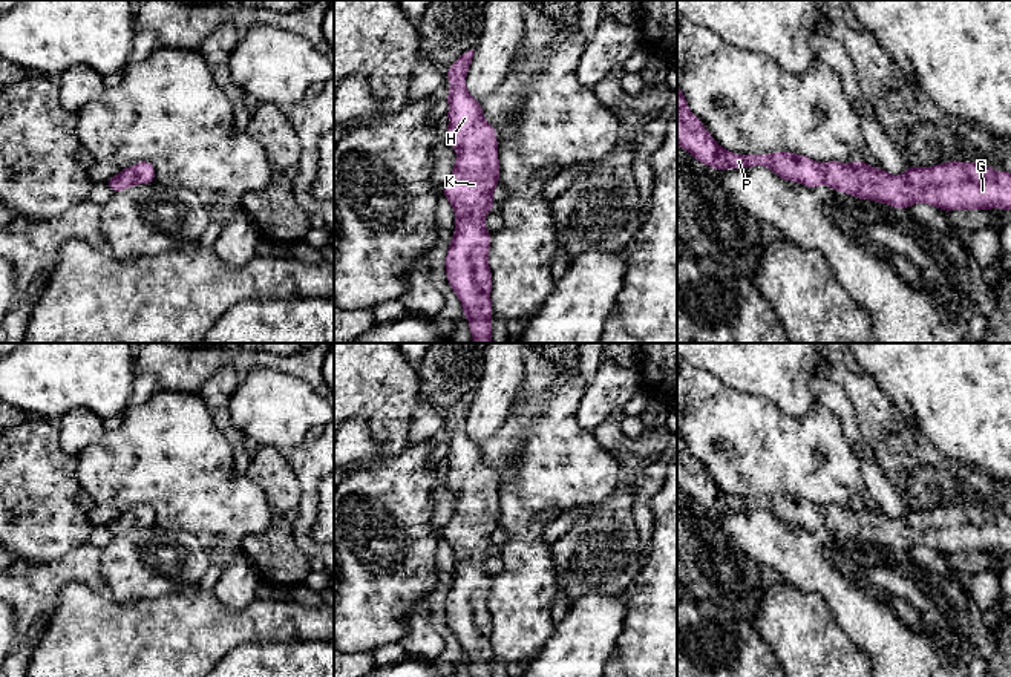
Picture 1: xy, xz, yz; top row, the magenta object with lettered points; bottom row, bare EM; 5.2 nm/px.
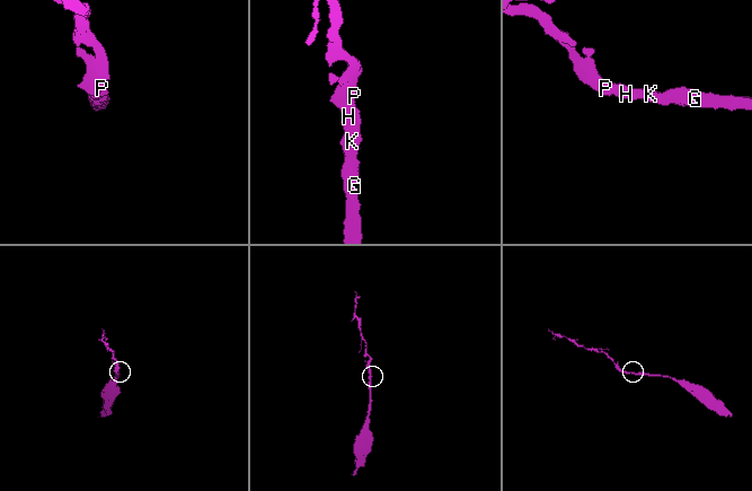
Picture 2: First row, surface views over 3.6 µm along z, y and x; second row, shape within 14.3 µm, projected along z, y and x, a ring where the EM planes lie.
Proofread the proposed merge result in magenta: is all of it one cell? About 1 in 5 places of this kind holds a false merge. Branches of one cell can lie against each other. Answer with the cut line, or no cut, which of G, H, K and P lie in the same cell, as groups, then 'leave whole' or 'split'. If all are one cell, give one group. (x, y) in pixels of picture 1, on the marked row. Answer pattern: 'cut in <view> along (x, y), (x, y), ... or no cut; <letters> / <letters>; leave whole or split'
no cut; G H K P; leave whole

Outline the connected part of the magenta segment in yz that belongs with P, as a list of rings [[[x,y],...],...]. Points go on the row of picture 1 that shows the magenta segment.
[[[677,86],[677,144],[689,152],[697,161],[717,170],[766,165],[784,181],[800,182],[809,188],[821,184],[835,191],[849,193],[858,199],[873,199],[881,204],[890,204],[895,208],[910,208],[916,202],[934,205],[944,211],[951,210],[1011,210],[1011,173],[994,172],[986,164],[973,164],[951,161],[933,167],[905,167],[901,176],[893,176],[882,168],[873,168],[862,161],[841,164],[827,161],[818,164],[809,156],[790,152],[775,152],[767,155],[737,155],[721,149],[711,133],[703,127],[686,104],[686,98]]]

